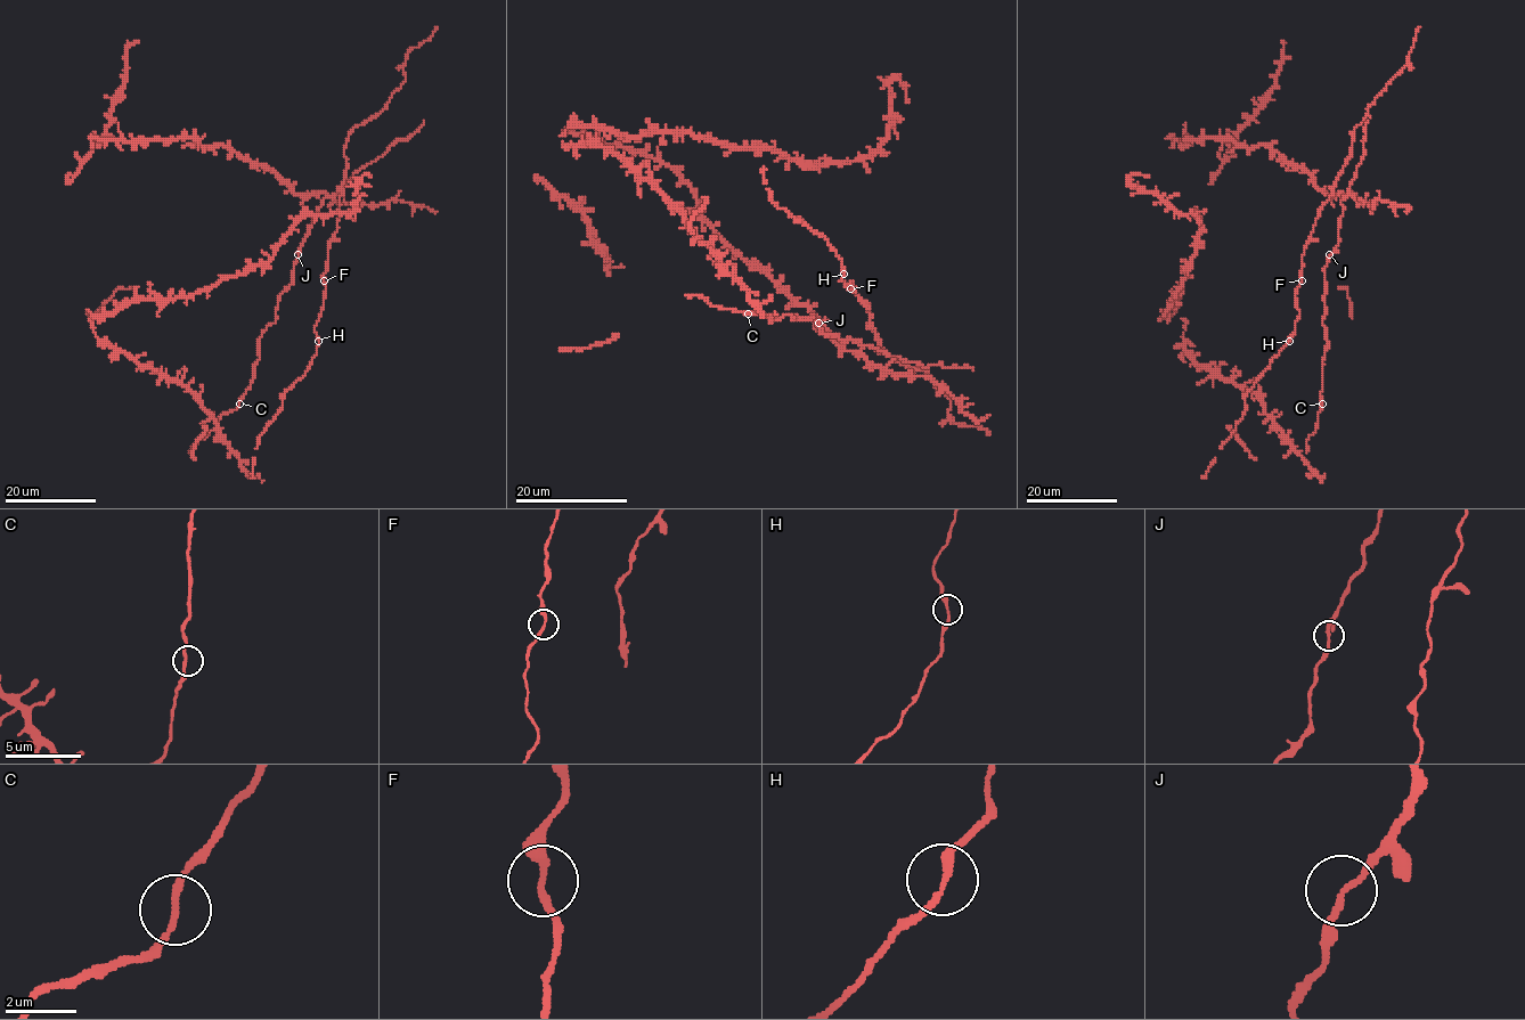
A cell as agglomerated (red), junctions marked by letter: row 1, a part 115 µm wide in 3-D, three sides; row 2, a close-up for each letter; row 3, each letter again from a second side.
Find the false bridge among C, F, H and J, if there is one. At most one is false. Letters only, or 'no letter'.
no letter

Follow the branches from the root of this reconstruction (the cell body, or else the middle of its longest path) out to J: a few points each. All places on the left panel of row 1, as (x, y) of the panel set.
J: (239, 404), (259, 358), (258, 339), (276, 319), (278, 296), (292, 282), (298, 254)

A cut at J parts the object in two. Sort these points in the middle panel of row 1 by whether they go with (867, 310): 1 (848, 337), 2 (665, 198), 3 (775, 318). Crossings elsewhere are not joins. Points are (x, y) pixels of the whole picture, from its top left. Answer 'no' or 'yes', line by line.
1: no
2: yes
3: yes

